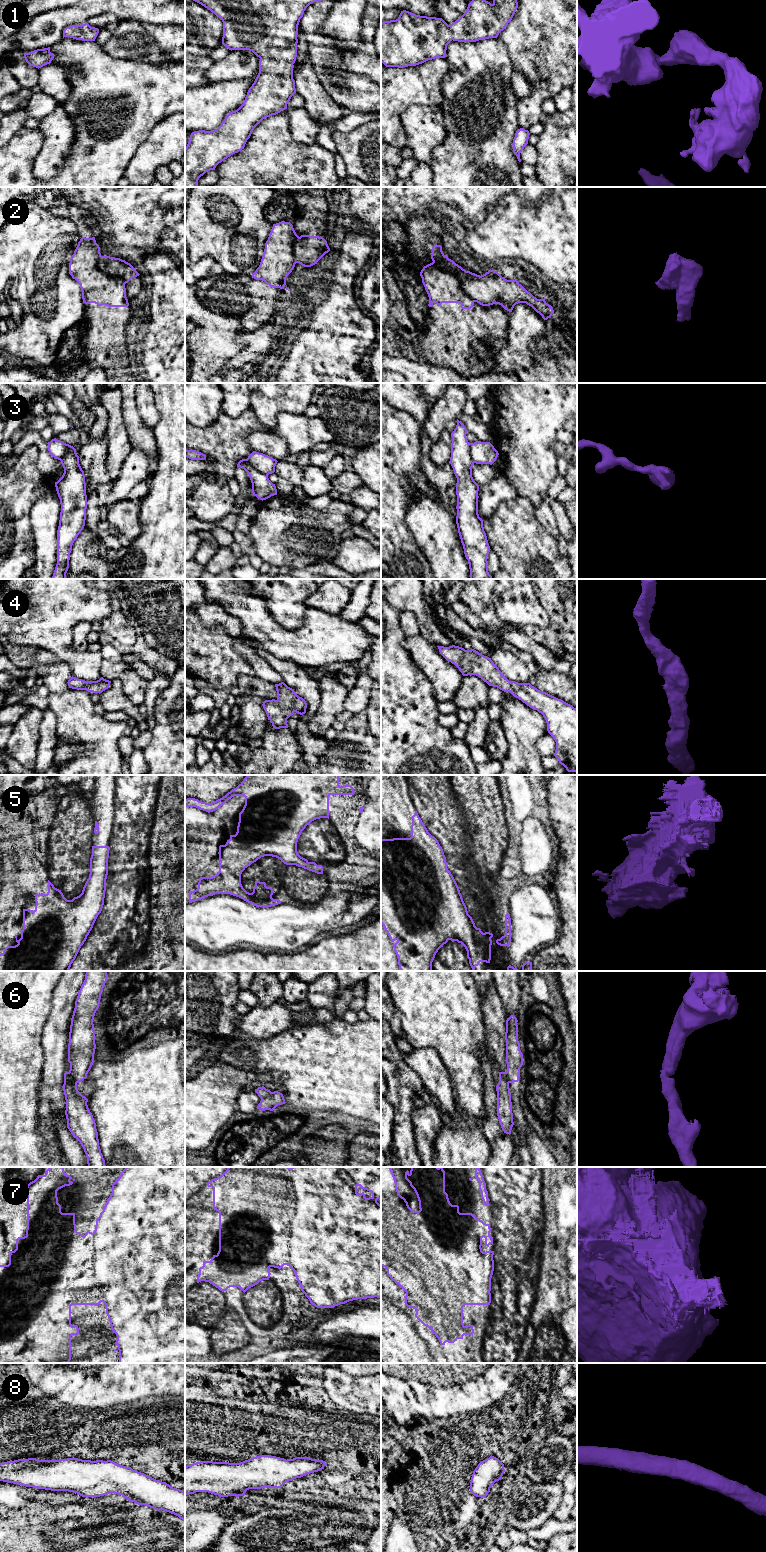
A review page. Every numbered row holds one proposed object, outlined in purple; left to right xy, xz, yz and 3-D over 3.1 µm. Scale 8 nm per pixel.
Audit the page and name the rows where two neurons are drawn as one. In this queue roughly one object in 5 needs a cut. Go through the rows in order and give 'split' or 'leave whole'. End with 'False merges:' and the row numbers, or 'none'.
1: leave whole
2: split
3: leave whole
4: leave whole
5: leave whole
6: split
7: split
8: leave whole
False merges: 2, 6, 7

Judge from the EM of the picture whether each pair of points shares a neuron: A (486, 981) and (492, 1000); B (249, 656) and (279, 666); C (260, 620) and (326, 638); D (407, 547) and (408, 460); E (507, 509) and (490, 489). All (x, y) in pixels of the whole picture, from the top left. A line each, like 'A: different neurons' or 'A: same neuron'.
A: different neurons
B: different neurons
C: same neuron
D: same neuron
E: different neurons

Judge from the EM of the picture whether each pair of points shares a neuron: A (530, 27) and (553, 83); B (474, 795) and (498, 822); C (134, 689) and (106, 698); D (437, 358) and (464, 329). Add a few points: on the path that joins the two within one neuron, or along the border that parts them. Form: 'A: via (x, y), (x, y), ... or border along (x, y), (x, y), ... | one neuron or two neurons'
A: via (542, 41), (547, 46), (549, 69) | one neuron
B: via (481, 802), (492, 815) | one neuron
C: border along (111, 680), (119, 680), (123, 693), (137, 706) | two neurons
D: via (436, 345), (436, 335), (444, 327), (451, 327) | one neuron

